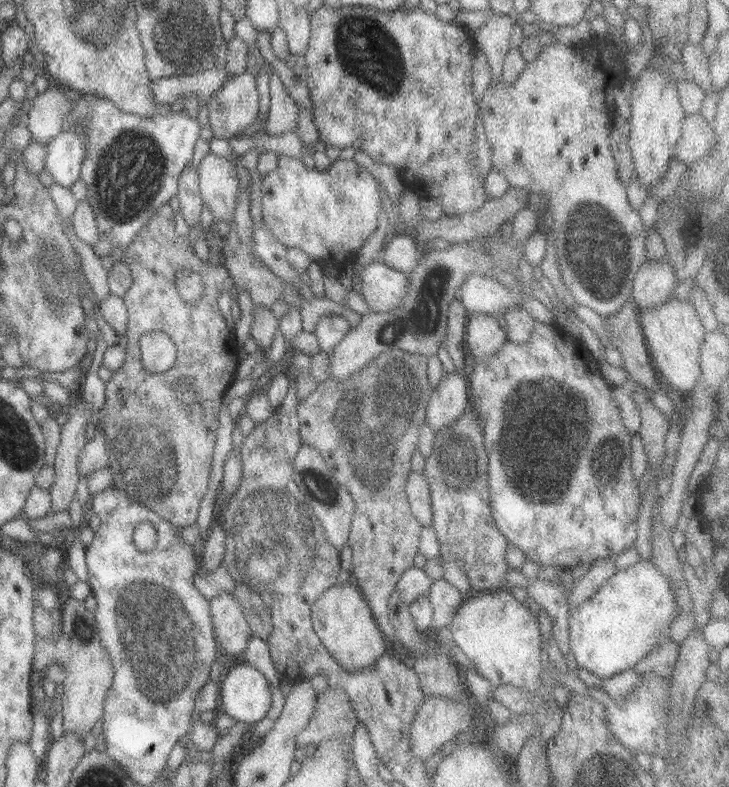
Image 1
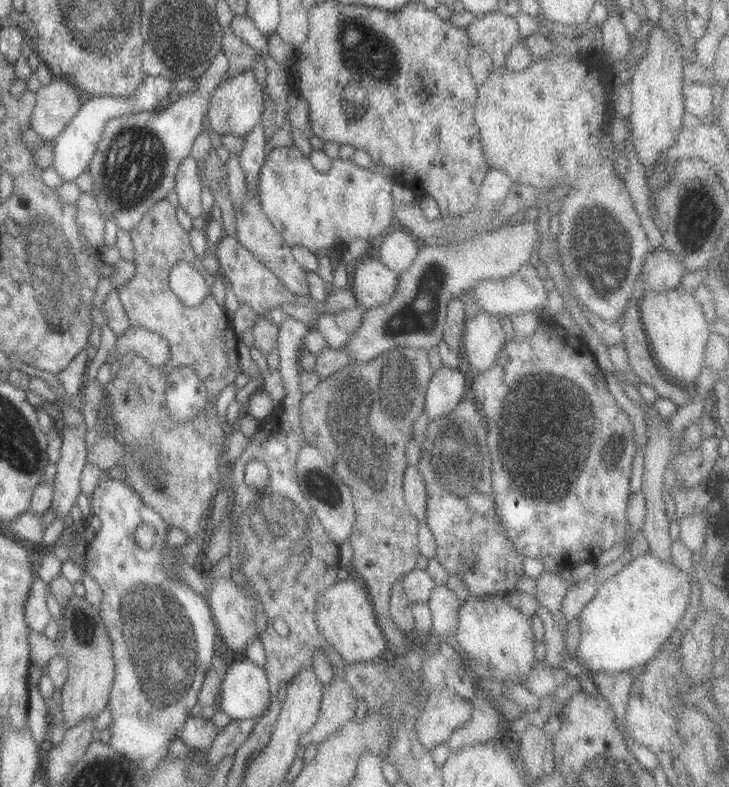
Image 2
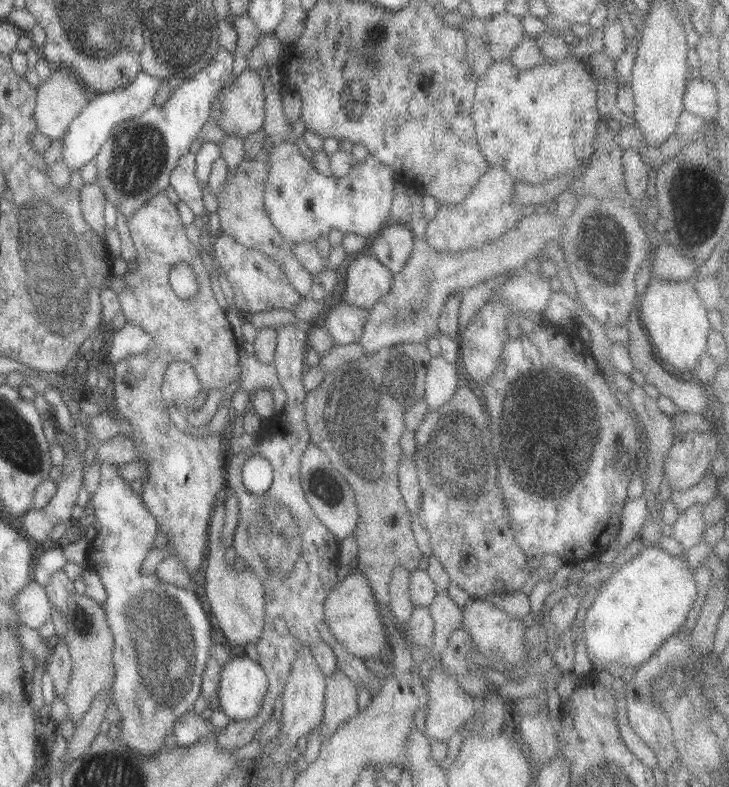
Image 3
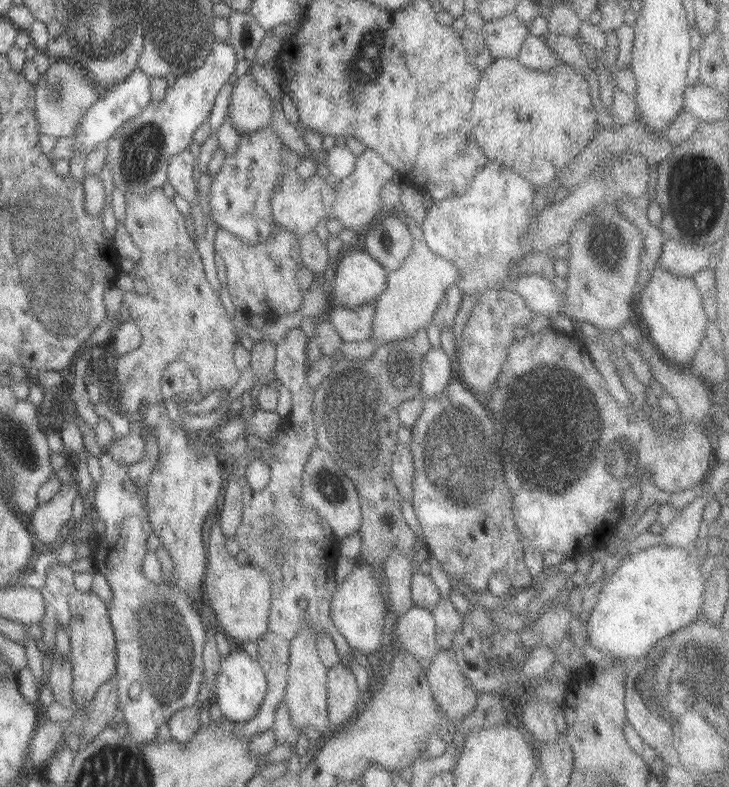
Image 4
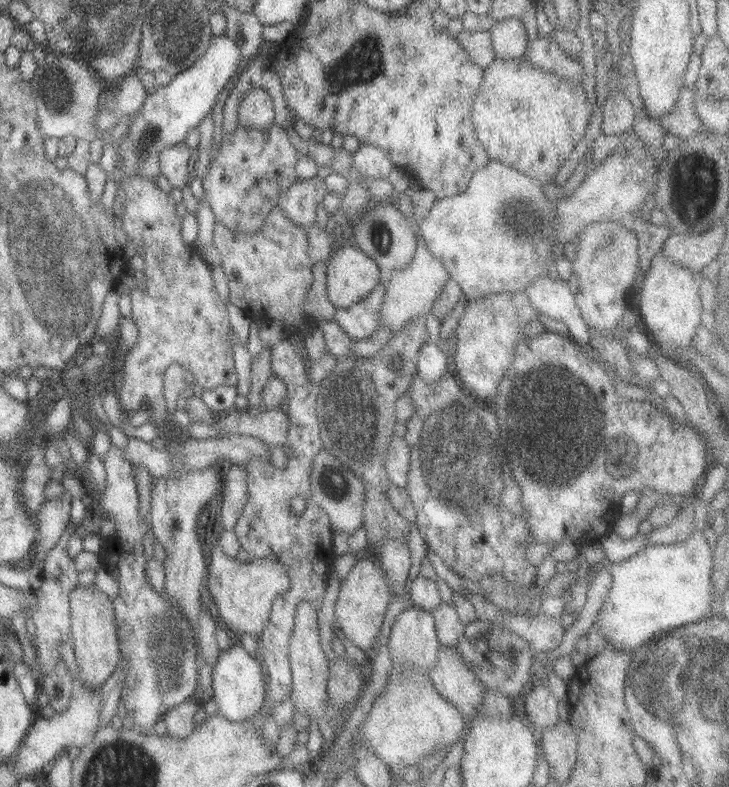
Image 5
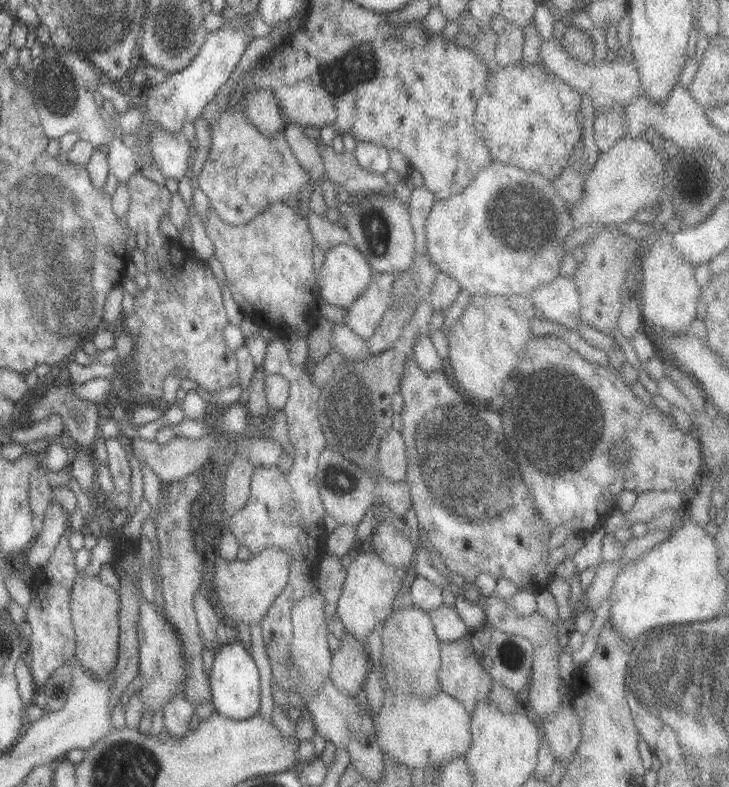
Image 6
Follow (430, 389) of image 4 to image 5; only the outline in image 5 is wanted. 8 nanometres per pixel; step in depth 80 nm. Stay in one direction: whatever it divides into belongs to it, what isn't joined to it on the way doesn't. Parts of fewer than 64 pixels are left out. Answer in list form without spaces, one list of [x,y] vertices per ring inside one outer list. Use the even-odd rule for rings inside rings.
[[[426,341],[419,347],[416,376],[421,378],[425,385],[433,385],[447,374],[445,364],[447,364],[447,356],[441,351],[441,347]]]

